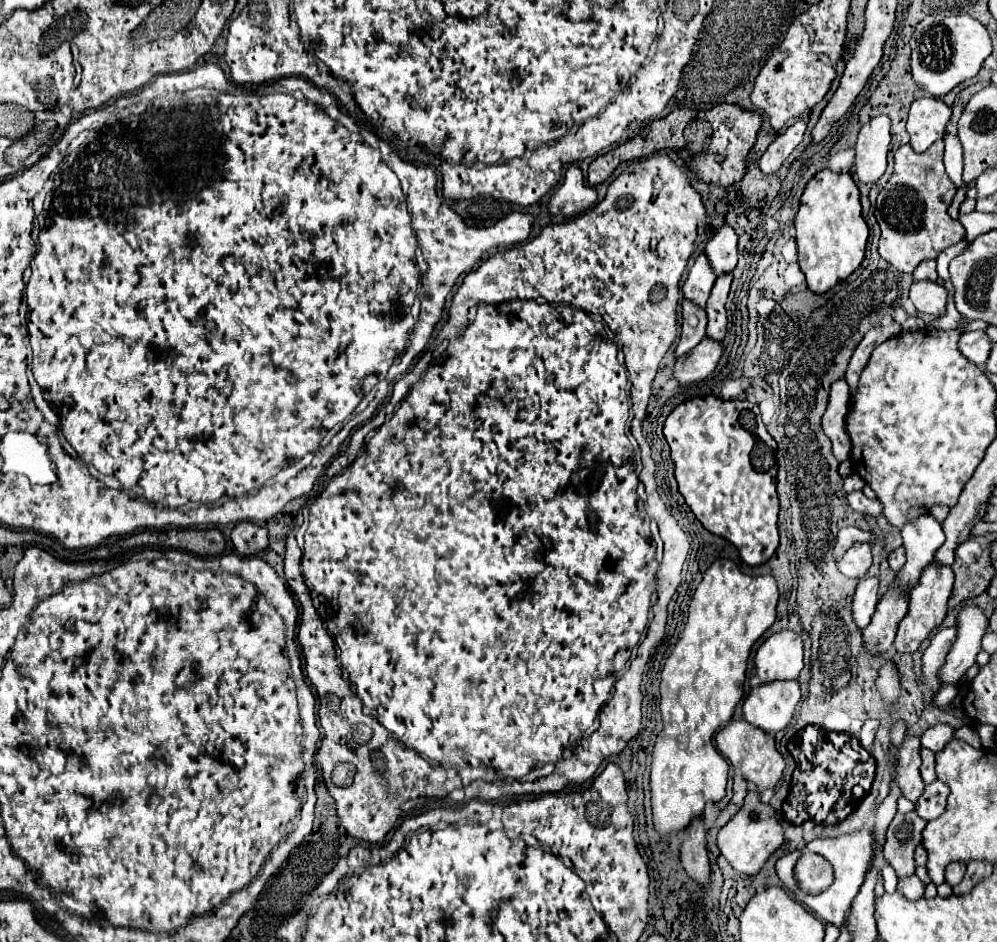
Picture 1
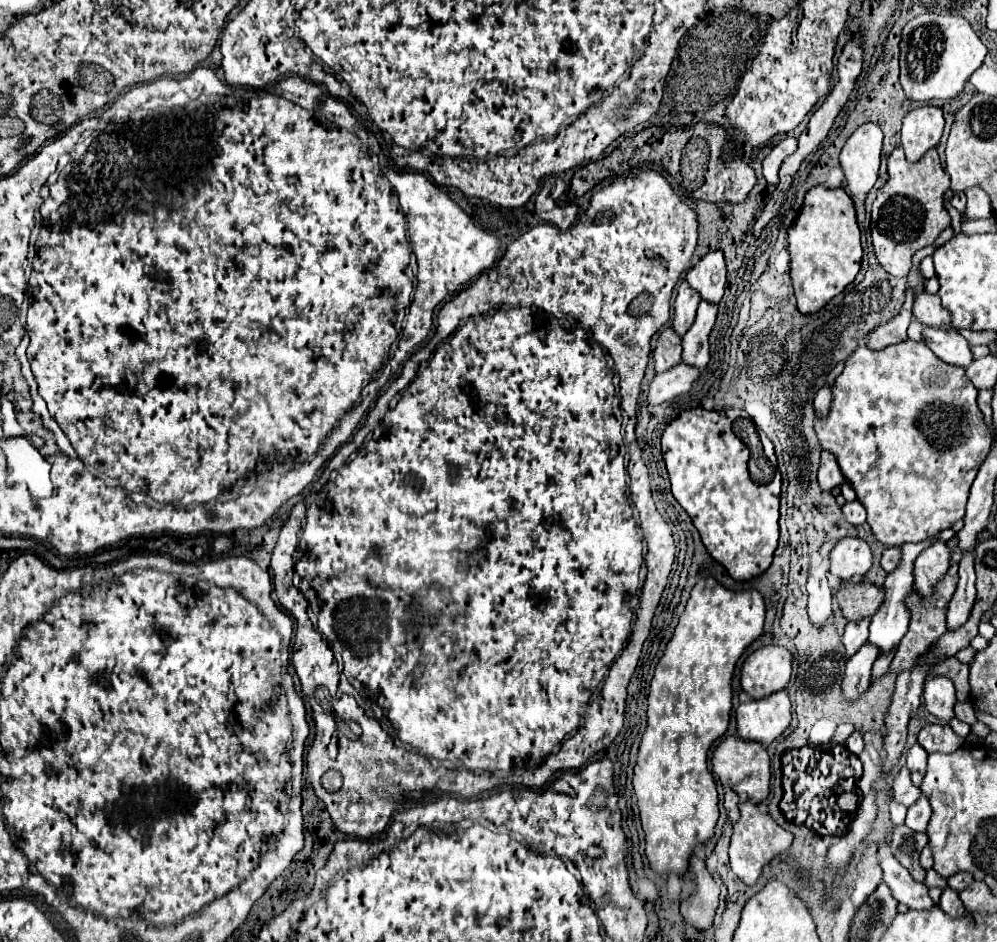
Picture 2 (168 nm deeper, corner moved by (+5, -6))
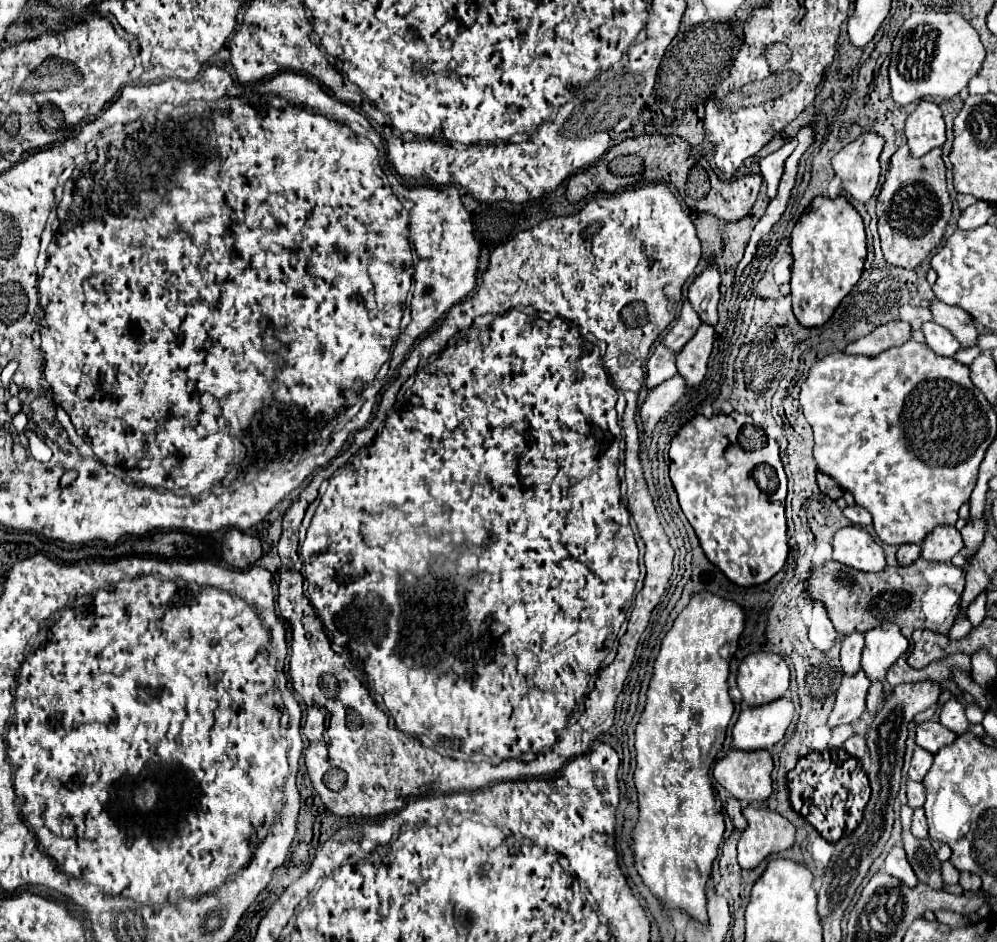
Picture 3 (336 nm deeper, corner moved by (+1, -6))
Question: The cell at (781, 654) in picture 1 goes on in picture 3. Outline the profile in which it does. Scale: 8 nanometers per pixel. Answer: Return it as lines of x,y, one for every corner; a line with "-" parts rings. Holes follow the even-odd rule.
772,652
750,654
738,668
738,690
748,706
762,706
782,698
788,690
788,682
788,664

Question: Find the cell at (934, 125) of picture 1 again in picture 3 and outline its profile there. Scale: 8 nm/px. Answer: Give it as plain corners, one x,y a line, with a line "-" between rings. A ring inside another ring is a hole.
922,100
918,108
908,116
904,132
908,138
910,154
916,158
924,156
932,148
942,146
946,140
942,110
934,102

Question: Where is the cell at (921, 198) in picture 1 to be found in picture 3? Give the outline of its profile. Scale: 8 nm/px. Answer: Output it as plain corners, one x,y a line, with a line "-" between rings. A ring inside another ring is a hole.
900,146
894,152
894,156
890,158
890,170
888,170
884,186
878,194
878,206
876,206
882,252
884,252
884,258
888,264
902,266
902,268
918,268
920,262
934,248
938,248
940,242
944,240
944,232
946,232
948,220
952,216
952,202
950,202
950,196
946,190
946,166
940,156
942,156
942,150
934,148
934,150
930,150
930,154
924,154
922,158
914,158
908,152
908,146

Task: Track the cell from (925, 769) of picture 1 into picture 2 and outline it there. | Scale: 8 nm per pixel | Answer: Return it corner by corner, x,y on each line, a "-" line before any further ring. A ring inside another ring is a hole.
914,744
908,752
908,762
906,766
910,768
910,774
912,774
912,782
914,786
920,786
922,780
924,780
924,774
926,774
926,750
920,746
920,744

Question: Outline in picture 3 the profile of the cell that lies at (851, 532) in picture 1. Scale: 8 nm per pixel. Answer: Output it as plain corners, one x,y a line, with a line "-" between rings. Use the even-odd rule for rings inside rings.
818,602
816,608
812,610
812,624
810,624
810,630
808,630
808,636
810,636
810,642
820,650
820,652
828,652
838,634
830,622
830,618
826,618
826,608

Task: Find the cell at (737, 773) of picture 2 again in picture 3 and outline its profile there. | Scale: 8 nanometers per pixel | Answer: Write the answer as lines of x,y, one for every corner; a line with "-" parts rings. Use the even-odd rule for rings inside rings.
730,750
716,762
712,774
736,800
764,802
772,794
772,756
766,750

